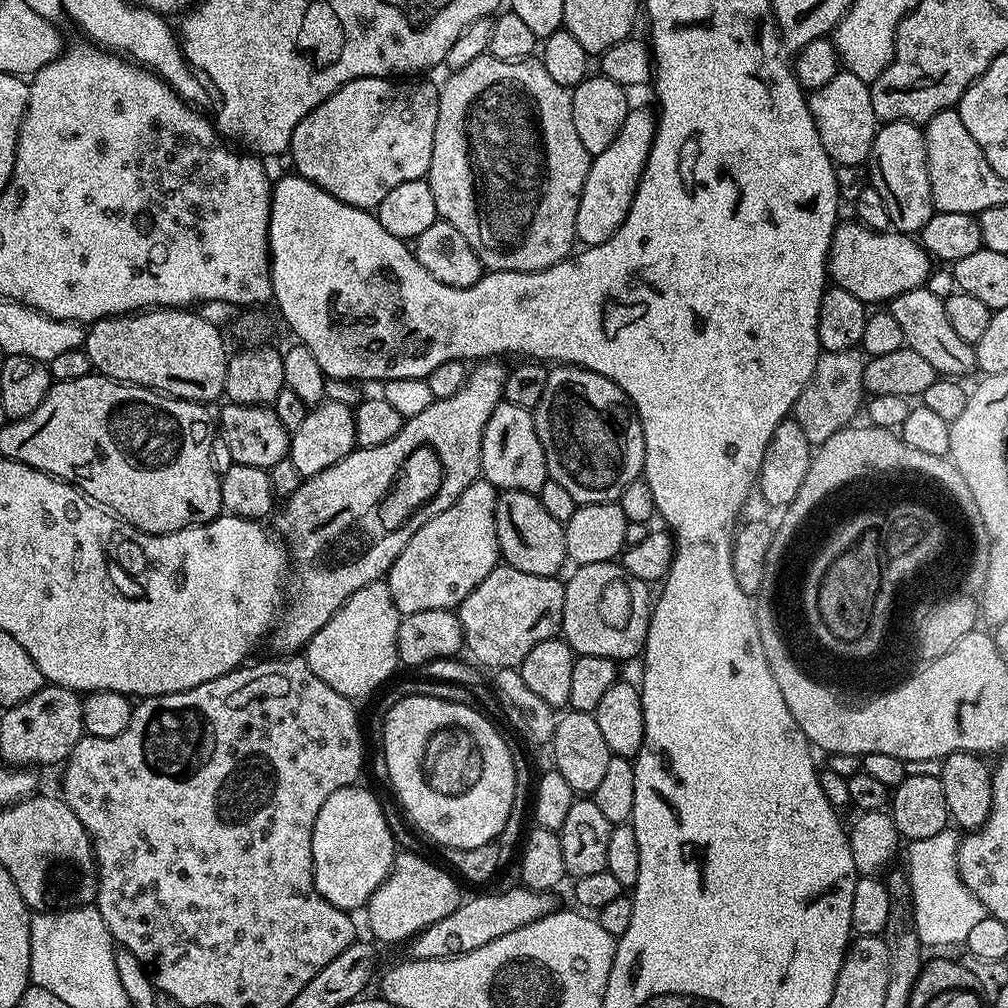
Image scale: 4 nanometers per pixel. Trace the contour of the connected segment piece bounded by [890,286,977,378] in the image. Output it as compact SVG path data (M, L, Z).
M928 287L906 290L890 301L890 311L894 314L898 327L902 329L904 343L914 350L914 354L922 354L930 366L934 366L937 374L944 378L965 378L977 371L976 349L973 345L959 337L950 326L950 318L946 318L946 306Z

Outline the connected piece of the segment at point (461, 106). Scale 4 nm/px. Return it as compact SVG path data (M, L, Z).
M485 54L474 58L470 66L462 66L451 73L445 84L439 85L438 126L434 126L434 150L430 154L430 166L426 177L430 186L430 194L434 194L436 215L444 220L478 254L481 265L489 272L541 272L573 255L576 239L576 223L578 222L578 202L582 198L582 186L586 186L586 174L592 165L586 146L578 139L578 130L574 130L574 110L572 109L572 93L567 88L558 86L550 74L546 74L546 66L539 59L503 60Z

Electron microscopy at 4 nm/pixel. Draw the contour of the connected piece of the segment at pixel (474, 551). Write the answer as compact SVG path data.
M477 478L473 484L466 486L462 494L442 514L430 518L406 542L406 550L398 554L394 566L390 566L386 582L390 586L390 598L394 598L394 606L398 606L401 614L409 616L418 614L418 610L442 610L443 608L459 609L461 602L501 563L500 547L498 546L498 530L496 529L496 497L498 489L490 481Z

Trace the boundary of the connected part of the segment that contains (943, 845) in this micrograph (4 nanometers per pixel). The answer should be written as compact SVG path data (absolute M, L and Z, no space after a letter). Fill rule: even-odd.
M944 829L933 837L911 841L908 847L906 875L911 883L913 920L921 945L961 945L971 928L987 915L985 908L957 874L959 837L951 829Z

